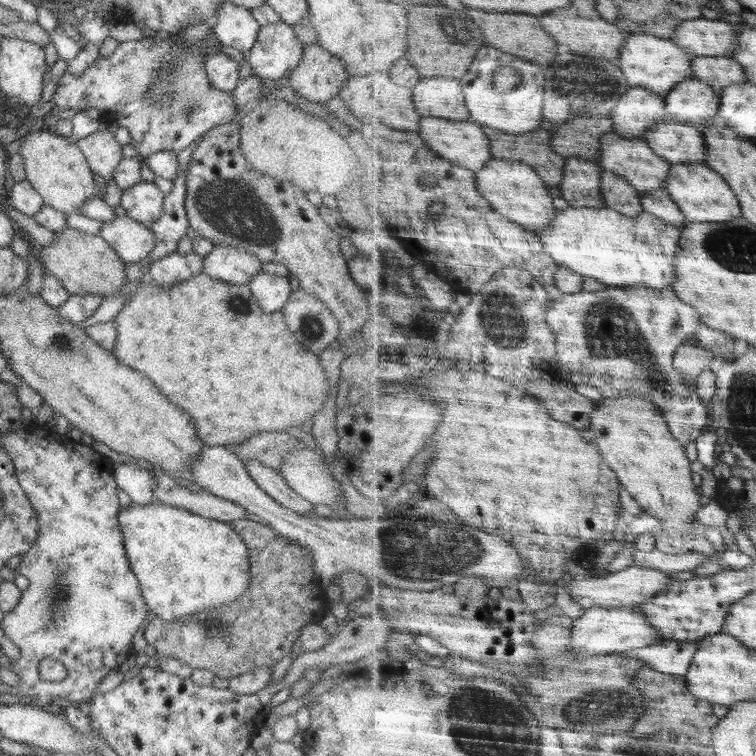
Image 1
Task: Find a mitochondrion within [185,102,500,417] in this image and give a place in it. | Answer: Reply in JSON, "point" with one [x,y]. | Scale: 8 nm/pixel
{"point":[235,208]}

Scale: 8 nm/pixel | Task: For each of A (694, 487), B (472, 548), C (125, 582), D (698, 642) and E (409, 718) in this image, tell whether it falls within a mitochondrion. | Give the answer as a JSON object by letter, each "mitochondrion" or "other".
{"A":"other","B":"mitochondrion","C":"other","D":"other","E":"other"}

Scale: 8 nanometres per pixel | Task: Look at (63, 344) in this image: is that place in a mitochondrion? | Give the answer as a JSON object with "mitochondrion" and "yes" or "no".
{"mitochondrion":"yes"}

